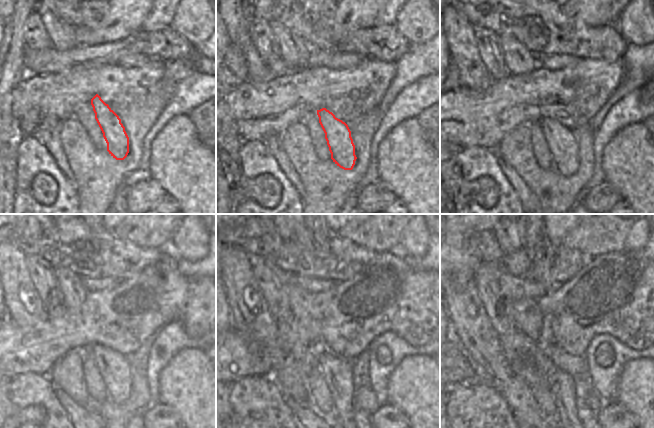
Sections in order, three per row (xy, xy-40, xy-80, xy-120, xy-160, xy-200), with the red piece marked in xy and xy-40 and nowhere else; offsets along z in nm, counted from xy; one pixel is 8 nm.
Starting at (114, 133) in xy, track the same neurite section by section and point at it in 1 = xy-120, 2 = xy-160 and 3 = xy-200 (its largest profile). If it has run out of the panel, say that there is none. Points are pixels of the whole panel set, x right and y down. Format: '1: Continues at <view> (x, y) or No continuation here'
1: Continues at xy-120 (114, 368)
2: Continues at xy-160 (338, 372)
3: Continues at xy-200 (562, 384).

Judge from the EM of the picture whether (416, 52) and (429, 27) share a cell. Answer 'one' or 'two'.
two

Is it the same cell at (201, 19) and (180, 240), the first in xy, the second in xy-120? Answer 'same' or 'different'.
same

